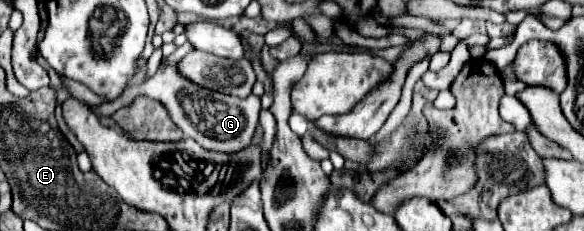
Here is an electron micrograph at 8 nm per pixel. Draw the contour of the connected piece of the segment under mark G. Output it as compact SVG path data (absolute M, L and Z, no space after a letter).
M160 63L156 75L152 75L148 81L144 81L136 91L142 95L162 101L162 105L168 109L172 121L184 131L184 137L192 137L202 147L222 153L234 153L252 143L254 131L258 127L258 113L260 113L260 97L248 95L246 99L218 93L218 91L206 91L204 87L198 87L190 83L184 75L178 75L178 65Z

